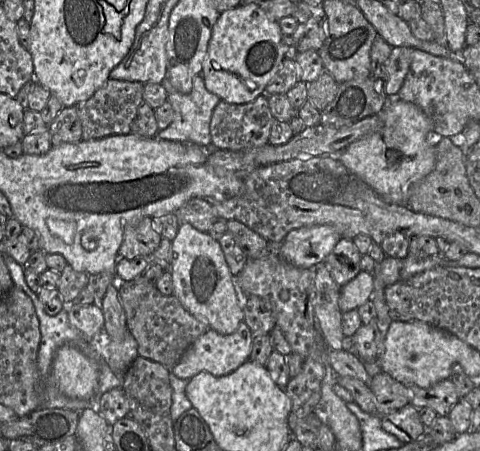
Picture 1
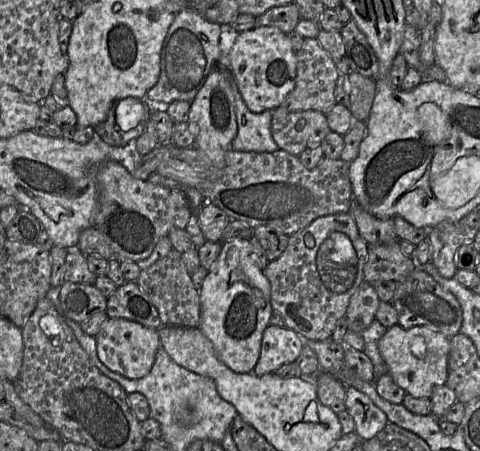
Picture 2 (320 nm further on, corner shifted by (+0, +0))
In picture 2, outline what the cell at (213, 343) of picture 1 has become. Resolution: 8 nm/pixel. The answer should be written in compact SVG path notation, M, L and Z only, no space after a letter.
M269 325L263 332L259 359L250 373L274 373L283 364L296 362L305 342L295 331Z

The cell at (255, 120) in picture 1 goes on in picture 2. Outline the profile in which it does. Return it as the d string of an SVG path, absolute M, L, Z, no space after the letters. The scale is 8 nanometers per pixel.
M279 106L271 112L271 135L279 150L289 152L295 156L307 148L319 147L329 132L326 116L318 111L288 111Z

